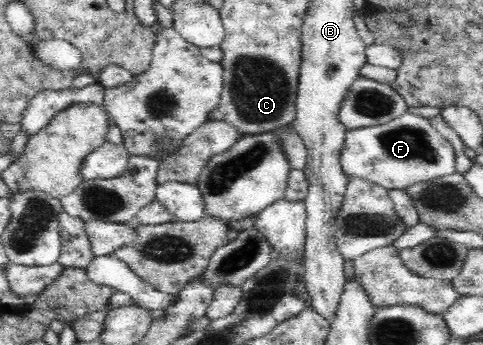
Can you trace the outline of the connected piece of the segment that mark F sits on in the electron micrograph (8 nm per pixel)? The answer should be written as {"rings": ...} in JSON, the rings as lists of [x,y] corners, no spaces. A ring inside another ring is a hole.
{"rings":[[[408,112],[383,125],[347,130],[339,161],[348,179],[359,178],[388,190],[404,190],[454,174],[456,154],[454,145],[432,126],[430,119]]]}

